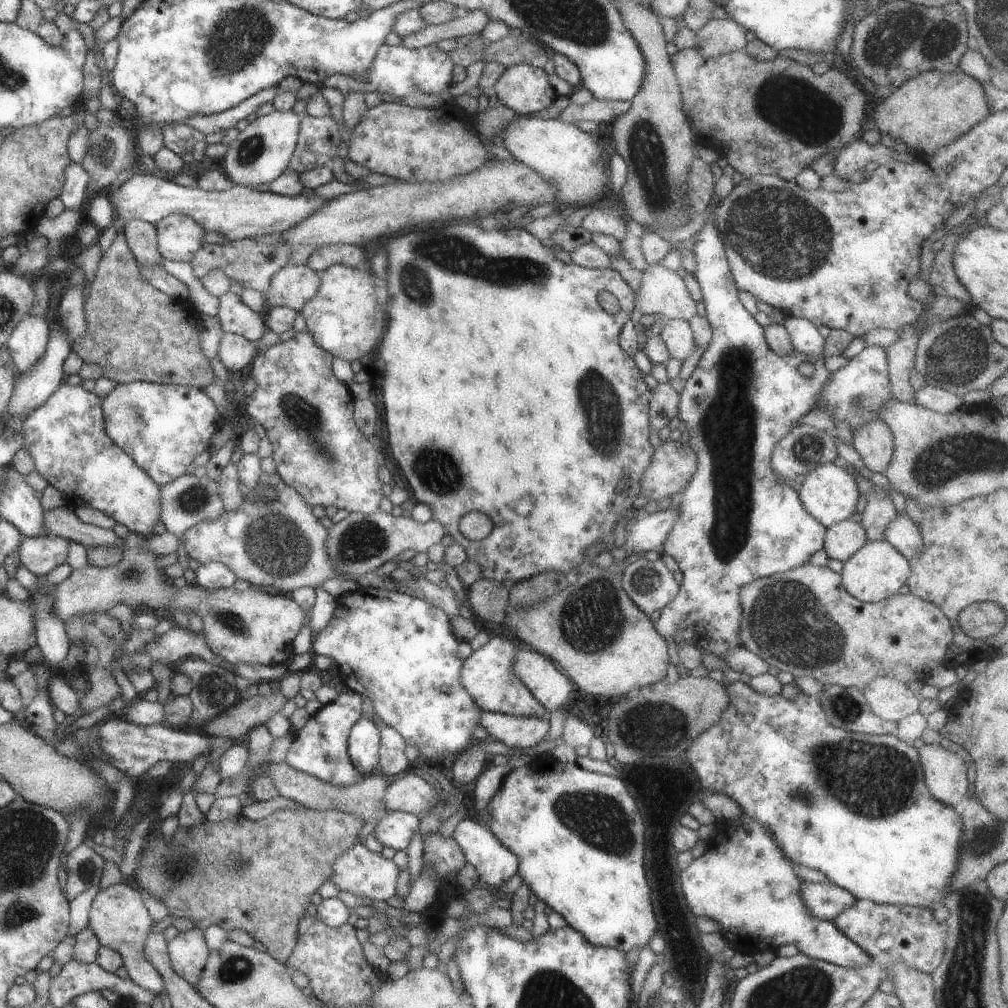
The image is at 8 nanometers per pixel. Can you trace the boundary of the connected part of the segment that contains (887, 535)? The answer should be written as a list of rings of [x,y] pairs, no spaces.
[[[895,514],[893,520],[885,524],[883,540],[894,550],[897,550],[906,560],[917,558],[921,552],[921,536],[916,524],[905,514]]]

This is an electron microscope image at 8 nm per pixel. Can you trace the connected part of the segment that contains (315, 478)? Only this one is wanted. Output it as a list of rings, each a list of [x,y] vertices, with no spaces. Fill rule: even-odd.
[[[307,330],[295,333],[285,342],[275,343],[256,354],[251,363],[251,377],[255,390],[251,392],[245,412],[260,424],[269,444],[271,460],[279,478],[290,486],[310,507],[335,506],[336,510],[349,513],[373,514],[378,511],[381,498],[381,482],[377,478],[377,469],[381,465],[377,460],[377,443],[367,440],[353,422],[351,407],[353,399],[346,384],[341,384],[331,372],[332,356],[321,350]]]

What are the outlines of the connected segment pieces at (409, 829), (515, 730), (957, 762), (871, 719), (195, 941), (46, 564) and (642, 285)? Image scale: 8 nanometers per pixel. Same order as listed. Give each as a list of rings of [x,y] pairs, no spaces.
[[[389,811],[373,828],[373,838],[394,851],[406,850],[414,832],[418,831],[421,817],[402,811]]]
[[[481,711],[480,725],[491,742],[501,742],[515,751],[529,748],[542,742],[548,728],[548,718],[539,716],[510,716]]]
[[[927,743],[918,749],[918,758],[923,784],[929,796],[954,810],[962,798],[971,792],[965,762],[940,745]]]
[[[824,686],[815,697],[825,720],[845,731],[865,735],[892,735],[897,724],[883,721],[871,712],[858,687]]]
[[[195,927],[179,932],[173,940],[166,942],[166,950],[173,972],[189,986],[195,986],[209,956],[203,932]]]
[[[47,535],[24,538],[17,550],[18,566],[27,568],[37,578],[66,563],[69,540]]]
[[[659,262],[646,264],[641,270],[633,296],[633,310],[642,315],[660,314],[666,319],[686,321],[697,315],[695,301],[689,297],[681,277]]]

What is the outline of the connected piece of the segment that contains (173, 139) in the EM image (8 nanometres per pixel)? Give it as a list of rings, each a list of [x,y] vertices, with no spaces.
[[[180,124],[159,125],[163,136],[163,147],[178,154],[185,164],[199,161],[203,157],[205,146],[204,135]]]

